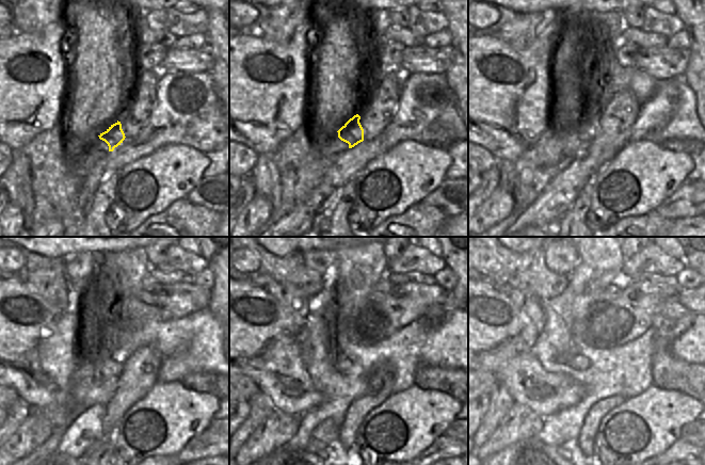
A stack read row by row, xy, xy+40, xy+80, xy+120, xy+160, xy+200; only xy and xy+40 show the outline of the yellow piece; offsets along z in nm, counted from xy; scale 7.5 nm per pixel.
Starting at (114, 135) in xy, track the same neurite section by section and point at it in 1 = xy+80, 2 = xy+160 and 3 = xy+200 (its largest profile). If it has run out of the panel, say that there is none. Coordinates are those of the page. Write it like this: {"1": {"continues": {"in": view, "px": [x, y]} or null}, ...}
{"1": {"continues": {"in": "xy+80", "px": [585, 129]}}, "2": {"continues": {"in": "xy+160", "px": [342, 364]}}, "3": {"continues": {"in": "xy+200", "px": [578, 362]}}}

